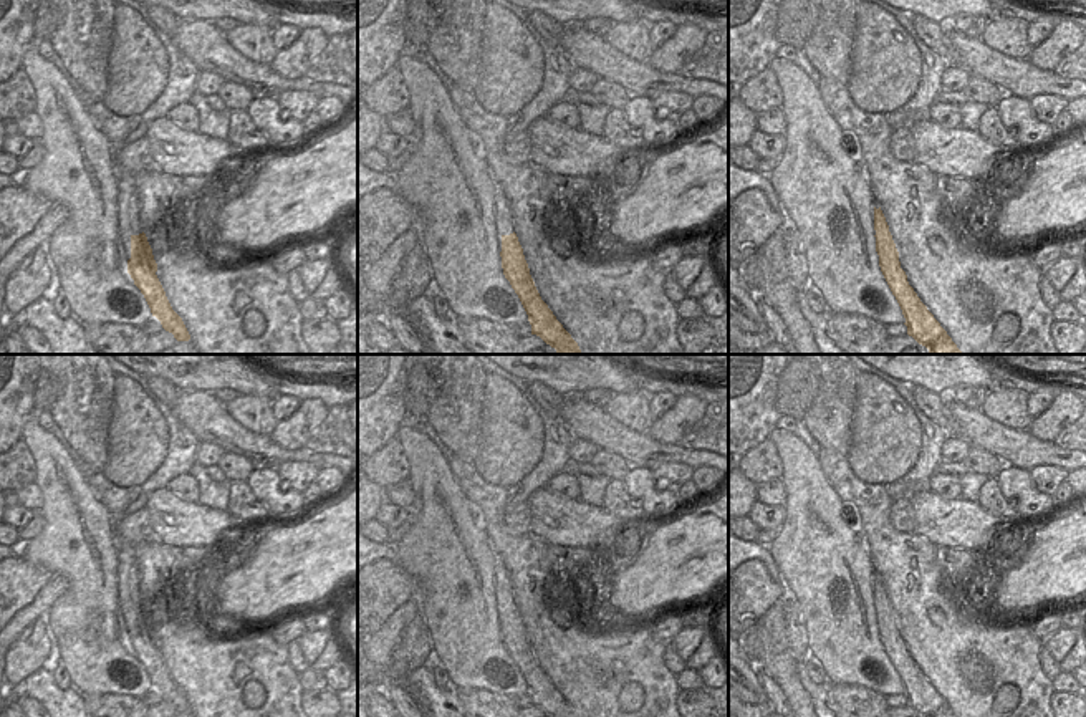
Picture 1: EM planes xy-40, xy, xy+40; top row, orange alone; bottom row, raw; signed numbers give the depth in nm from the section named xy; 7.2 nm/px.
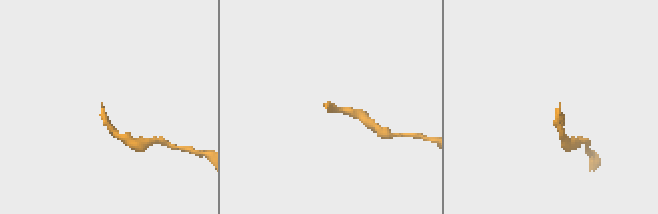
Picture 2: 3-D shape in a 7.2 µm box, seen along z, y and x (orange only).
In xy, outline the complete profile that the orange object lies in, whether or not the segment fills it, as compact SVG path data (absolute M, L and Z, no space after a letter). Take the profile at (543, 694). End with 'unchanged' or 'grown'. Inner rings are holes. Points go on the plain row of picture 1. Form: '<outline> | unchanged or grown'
M502 558L495 560L495 598L503 646L528 686L531 705L540 707L550 717L578 717L535 657L523 619L512 596L512 581Z | grown

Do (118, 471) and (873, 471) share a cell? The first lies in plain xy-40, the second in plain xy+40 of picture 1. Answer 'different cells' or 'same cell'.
same cell

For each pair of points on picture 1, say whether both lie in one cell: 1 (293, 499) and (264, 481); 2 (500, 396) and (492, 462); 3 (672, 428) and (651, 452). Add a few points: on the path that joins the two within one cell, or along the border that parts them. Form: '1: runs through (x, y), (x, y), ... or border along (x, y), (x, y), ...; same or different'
1: runs through (287, 499), (282, 499), (270, 487); same
2: runs through (500, 413), (500, 446); same
3: border along (648, 433), (666, 444), (677, 444); different

